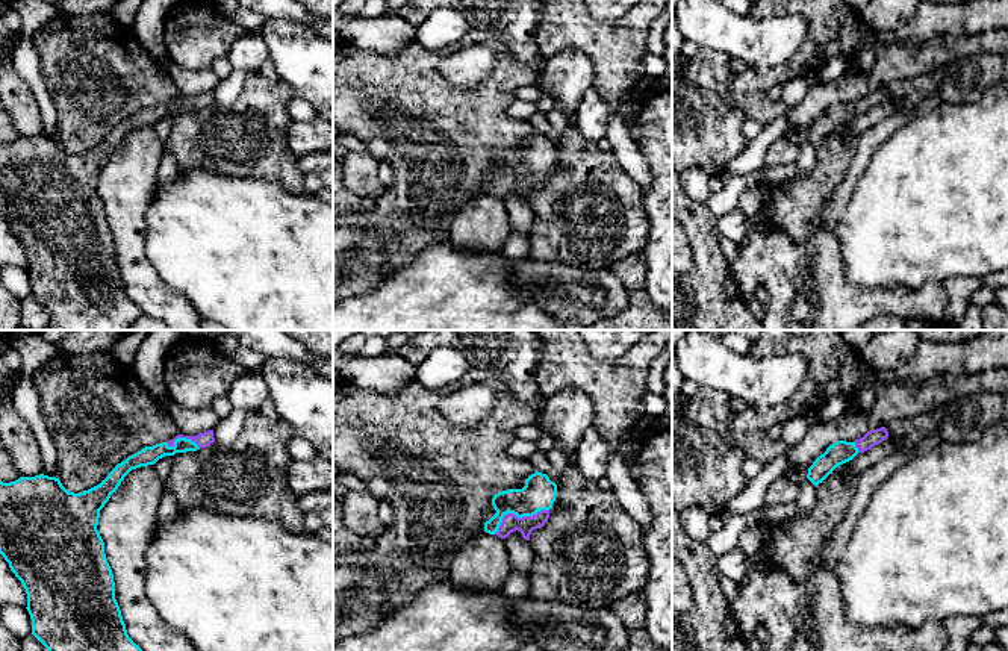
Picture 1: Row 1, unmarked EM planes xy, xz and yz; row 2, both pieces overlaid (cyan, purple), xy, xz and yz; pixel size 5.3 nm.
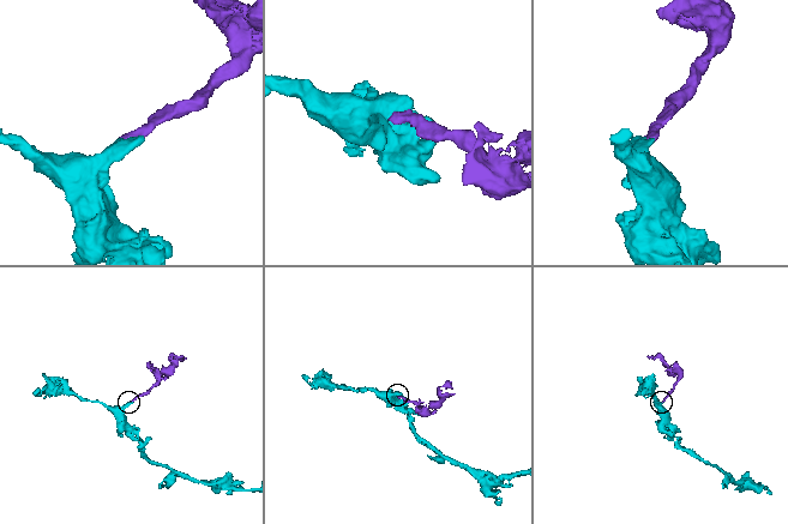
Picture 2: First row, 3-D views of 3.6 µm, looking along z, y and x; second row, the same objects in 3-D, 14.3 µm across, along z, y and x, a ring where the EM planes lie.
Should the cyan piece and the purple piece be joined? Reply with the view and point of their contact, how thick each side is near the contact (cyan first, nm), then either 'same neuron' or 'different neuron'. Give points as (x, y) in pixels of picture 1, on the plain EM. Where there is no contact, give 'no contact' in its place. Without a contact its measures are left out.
contact xz (518, 177); calibres 180 and 100 nm; same neuron

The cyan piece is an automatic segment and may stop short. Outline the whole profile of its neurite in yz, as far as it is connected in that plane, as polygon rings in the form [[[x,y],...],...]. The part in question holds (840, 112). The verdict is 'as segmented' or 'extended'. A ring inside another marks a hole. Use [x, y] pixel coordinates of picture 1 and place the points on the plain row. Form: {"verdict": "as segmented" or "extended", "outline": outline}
{"verdict": "extended", "outline": [[[885,88],[870,91],[863,98],[855,103],[837,101],[820,115],[813,126],[808,129],[807,139],[817,147],[822,144],[832,132],[852,121],[858,114],[864,114],[872,107],[881,104],[888,98]]]}

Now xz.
{"verdict": "extended", "outline": [[[534,133],[522,150],[509,150],[493,156],[496,174],[484,183],[484,192],[506,200],[519,191],[525,201],[536,189],[542,189],[549,179],[549,170],[557,157],[557,145],[546,135]]]}

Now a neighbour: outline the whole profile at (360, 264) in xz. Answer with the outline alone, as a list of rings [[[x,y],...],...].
[[[339,226],[333,230],[333,303],[377,289],[401,266],[387,260],[380,235]]]

